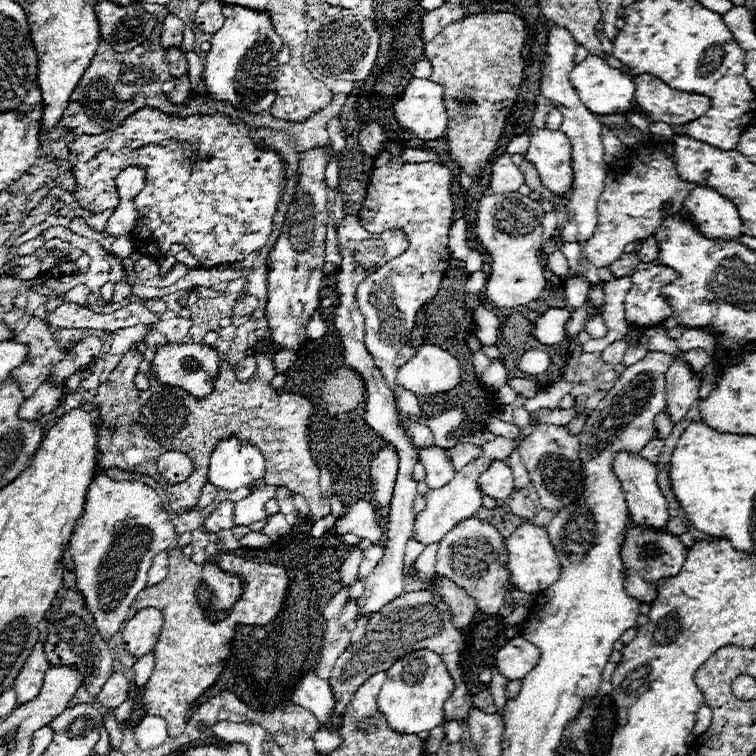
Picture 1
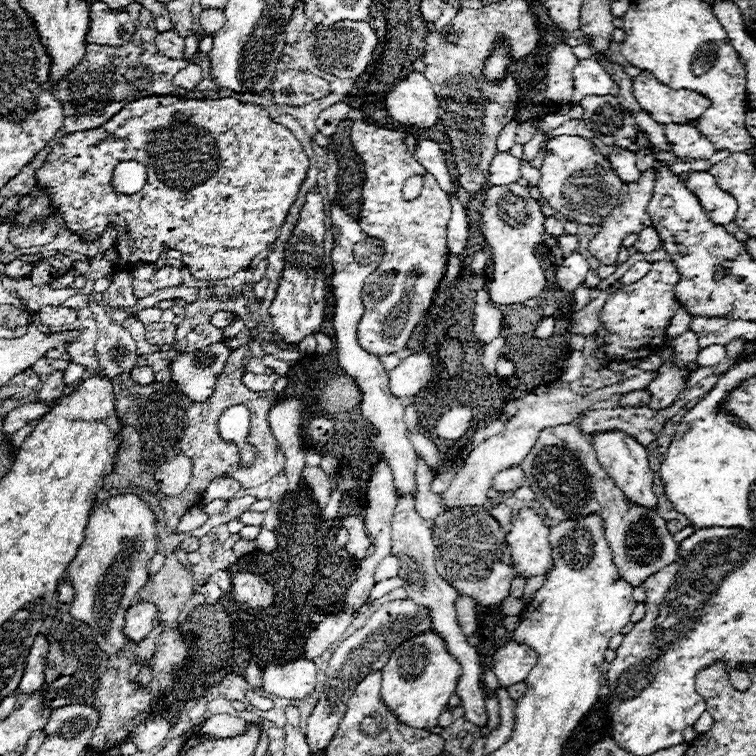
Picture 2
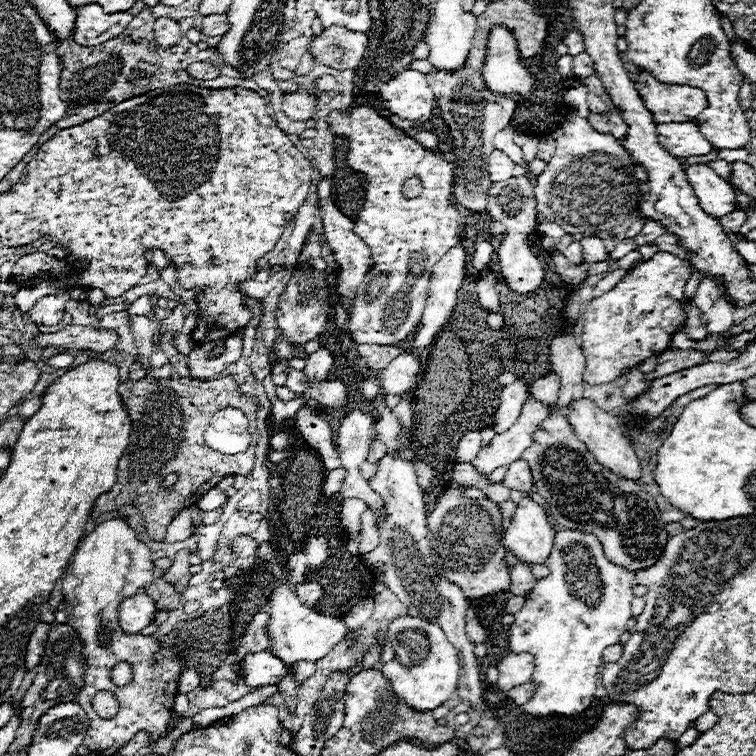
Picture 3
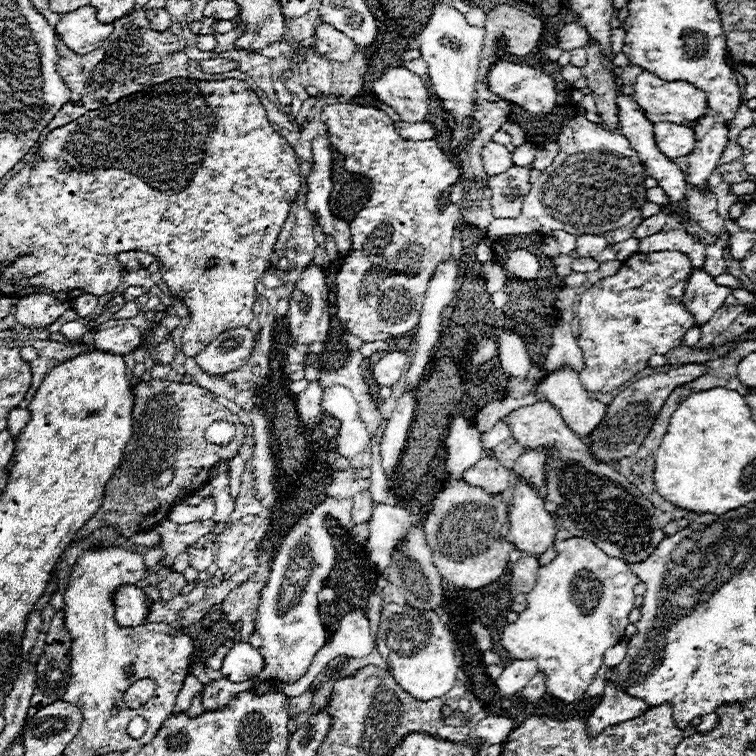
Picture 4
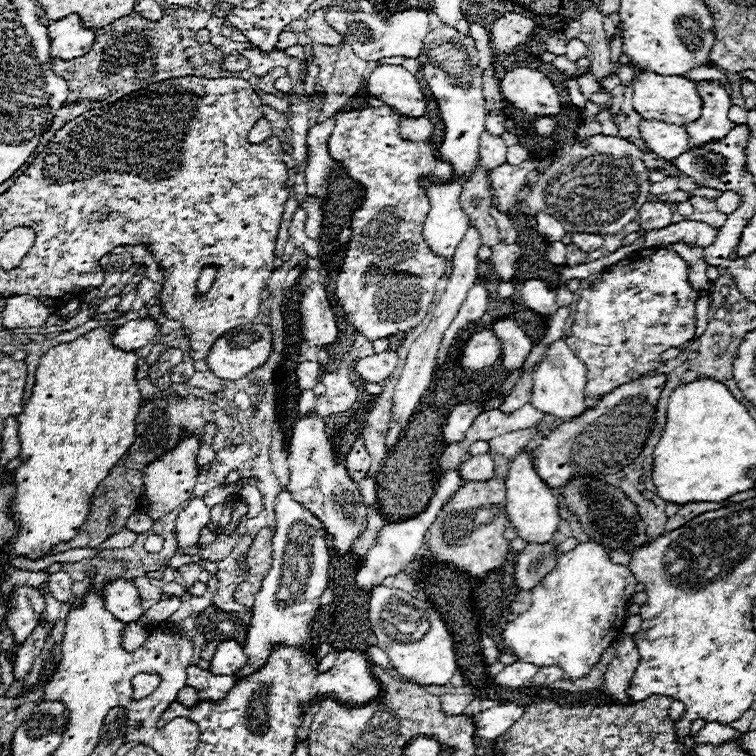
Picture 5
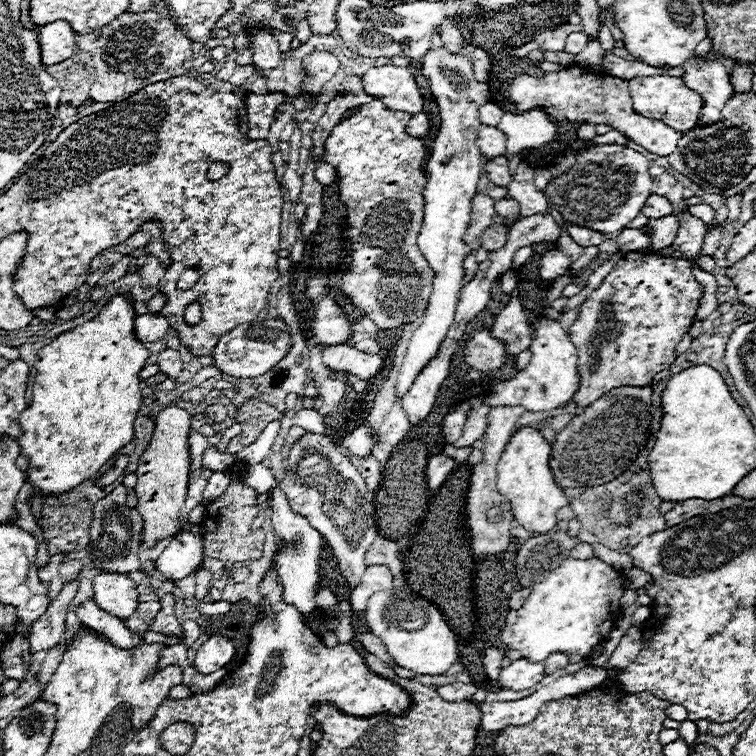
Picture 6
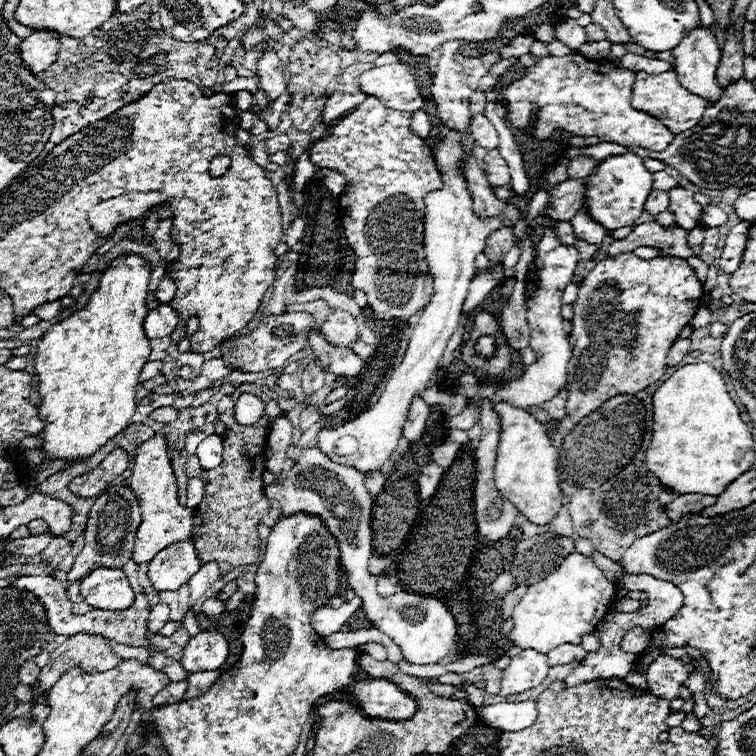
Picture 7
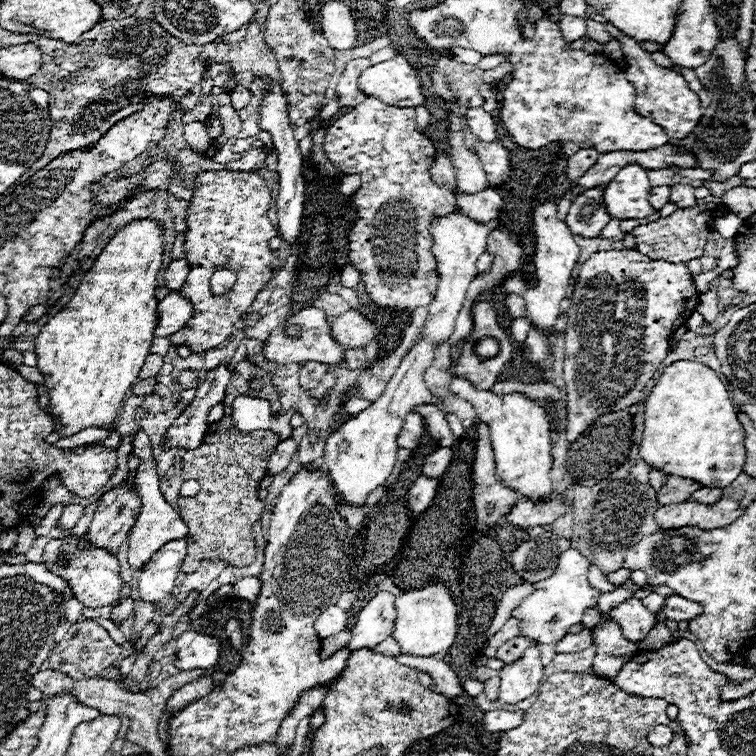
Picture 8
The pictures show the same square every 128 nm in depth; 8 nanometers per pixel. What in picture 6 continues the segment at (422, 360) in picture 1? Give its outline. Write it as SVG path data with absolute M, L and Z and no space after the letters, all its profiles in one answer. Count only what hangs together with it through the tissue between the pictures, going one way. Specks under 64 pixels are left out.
M340 344L340 346L326 346L322 350L322 362L332 372L346 372L358 376L360 380L368 380L382 368L384 358L376 354L364 354L352 346Z

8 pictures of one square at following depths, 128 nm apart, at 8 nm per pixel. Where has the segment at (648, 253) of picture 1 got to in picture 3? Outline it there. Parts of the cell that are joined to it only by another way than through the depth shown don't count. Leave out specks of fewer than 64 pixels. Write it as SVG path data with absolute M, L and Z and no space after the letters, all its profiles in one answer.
M646 220L646 224L644 224L644 228L640 230L640 234L634 238L636 240L636 246L642 246L642 244L650 244L650 242L654 242L660 234L664 234L666 232L666 228L660 224L660 222L656 222L656 220Z

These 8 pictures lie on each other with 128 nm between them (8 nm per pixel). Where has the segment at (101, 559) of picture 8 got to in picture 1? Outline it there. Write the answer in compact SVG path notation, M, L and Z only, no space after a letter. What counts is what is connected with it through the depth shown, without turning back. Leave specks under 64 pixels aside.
M142 608L124 624L122 630L124 648L130 654L134 654L134 658L140 658L142 654L154 648L160 630L162 630L162 612L158 608Z

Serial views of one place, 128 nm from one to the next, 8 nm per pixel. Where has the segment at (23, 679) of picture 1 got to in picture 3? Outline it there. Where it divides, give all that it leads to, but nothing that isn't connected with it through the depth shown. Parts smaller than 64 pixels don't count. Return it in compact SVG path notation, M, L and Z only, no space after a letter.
M38 622L38 626L34 628L34 632L28 640L28 648L26 648L26 668L28 670L38 666L40 656L44 652L46 638L48 638L48 630L50 630L50 624L46 624L46 622Z

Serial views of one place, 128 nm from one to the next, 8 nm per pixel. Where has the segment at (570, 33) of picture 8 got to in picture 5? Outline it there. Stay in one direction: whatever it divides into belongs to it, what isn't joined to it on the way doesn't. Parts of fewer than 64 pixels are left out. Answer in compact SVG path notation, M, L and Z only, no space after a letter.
M572 38L568 44L566 44L566 58L576 62L578 58L582 58L586 54L586 44L580 40L580 38Z

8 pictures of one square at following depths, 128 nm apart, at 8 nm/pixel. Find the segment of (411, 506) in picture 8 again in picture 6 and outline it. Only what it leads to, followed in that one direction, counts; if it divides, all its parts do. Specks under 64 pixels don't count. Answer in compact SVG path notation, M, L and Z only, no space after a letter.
M436 454L430 458L430 462L426 464L426 484L428 490L436 490L444 484L444 480L450 476L450 472L454 470L454 460Z

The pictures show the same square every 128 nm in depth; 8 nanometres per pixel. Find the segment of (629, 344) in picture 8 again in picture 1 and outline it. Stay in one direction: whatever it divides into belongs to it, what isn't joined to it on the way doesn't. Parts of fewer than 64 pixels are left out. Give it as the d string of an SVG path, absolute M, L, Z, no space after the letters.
M650 266L646 270L632 274L632 288L628 290L628 294L624 298L624 314L626 314L626 322L628 322L630 328L644 332L648 328L660 326L668 316L672 316L672 306L664 298L662 288L666 284L674 282L676 278L678 278L678 274L668 266Z

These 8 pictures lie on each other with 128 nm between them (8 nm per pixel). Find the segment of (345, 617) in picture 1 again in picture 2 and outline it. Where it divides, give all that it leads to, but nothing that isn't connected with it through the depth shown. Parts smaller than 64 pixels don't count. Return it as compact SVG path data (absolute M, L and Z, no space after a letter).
M390 539L390 544L374 544L375 552L368 558L362 559L360 565L356 570L356 580L354 584L350 586L348 594L346 594L346 608L344 612L352 614L364 600L368 600L370 596L370 590L374 586L374 568L385 556L390 553L392 539Z

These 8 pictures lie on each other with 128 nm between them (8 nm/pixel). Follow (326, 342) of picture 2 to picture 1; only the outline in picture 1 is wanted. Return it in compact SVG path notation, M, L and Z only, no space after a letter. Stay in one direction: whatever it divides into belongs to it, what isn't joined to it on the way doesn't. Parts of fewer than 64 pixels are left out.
M318 312L312 316L312 320L310 320L310 324L308 324L306 330L308 330L308 336L310 336L312 340L320 340L320 338L324 338L324 336L328 334L328 328L326 328L326 324L324 324L324 320L320 318Z

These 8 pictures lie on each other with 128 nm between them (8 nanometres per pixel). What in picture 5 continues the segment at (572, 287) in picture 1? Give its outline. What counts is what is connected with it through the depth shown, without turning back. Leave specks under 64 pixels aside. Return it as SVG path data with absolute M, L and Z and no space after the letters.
M538 212L536 214L536 230L538 234L542 234L546 238L546 242L556 242L556 240L562 240L562 234L564 234L564 228L560 222L556 222L554 218L550 218L550 214L546 212Z

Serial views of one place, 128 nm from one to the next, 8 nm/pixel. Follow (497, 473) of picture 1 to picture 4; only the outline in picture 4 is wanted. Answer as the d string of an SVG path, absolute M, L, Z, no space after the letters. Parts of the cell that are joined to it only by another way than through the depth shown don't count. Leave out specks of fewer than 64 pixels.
M534 448L534 450L526 450L512 466L512 470L516 474L524 474L524 478L528 478L528 482L532 482L532 486L542 488L546 486L546 458L548 458L548 450L546 448Z

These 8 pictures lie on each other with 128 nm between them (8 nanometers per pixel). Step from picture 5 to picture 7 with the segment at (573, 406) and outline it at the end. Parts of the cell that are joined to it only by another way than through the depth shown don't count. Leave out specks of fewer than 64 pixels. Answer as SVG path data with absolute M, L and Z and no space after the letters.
M544 228L544 234L536 246L536 260L538 268L538 290L534 292L534 298L526 300L526 314L530 324L530 348L536 352L536 362L530 364L522 378L504 384L496 390L496 394L490 396L490 400L500 402L508 400L520 408L528 408L534 404L548 402L552 396L558 394L560 388L566 388L568 380L568 362L572 356L572 348L568 342L568 334L564 330L564 320L560 316L562 310L562 292L572 282L574 268L578 264L578 250L574 246L566 246L558 240L554 228Z

